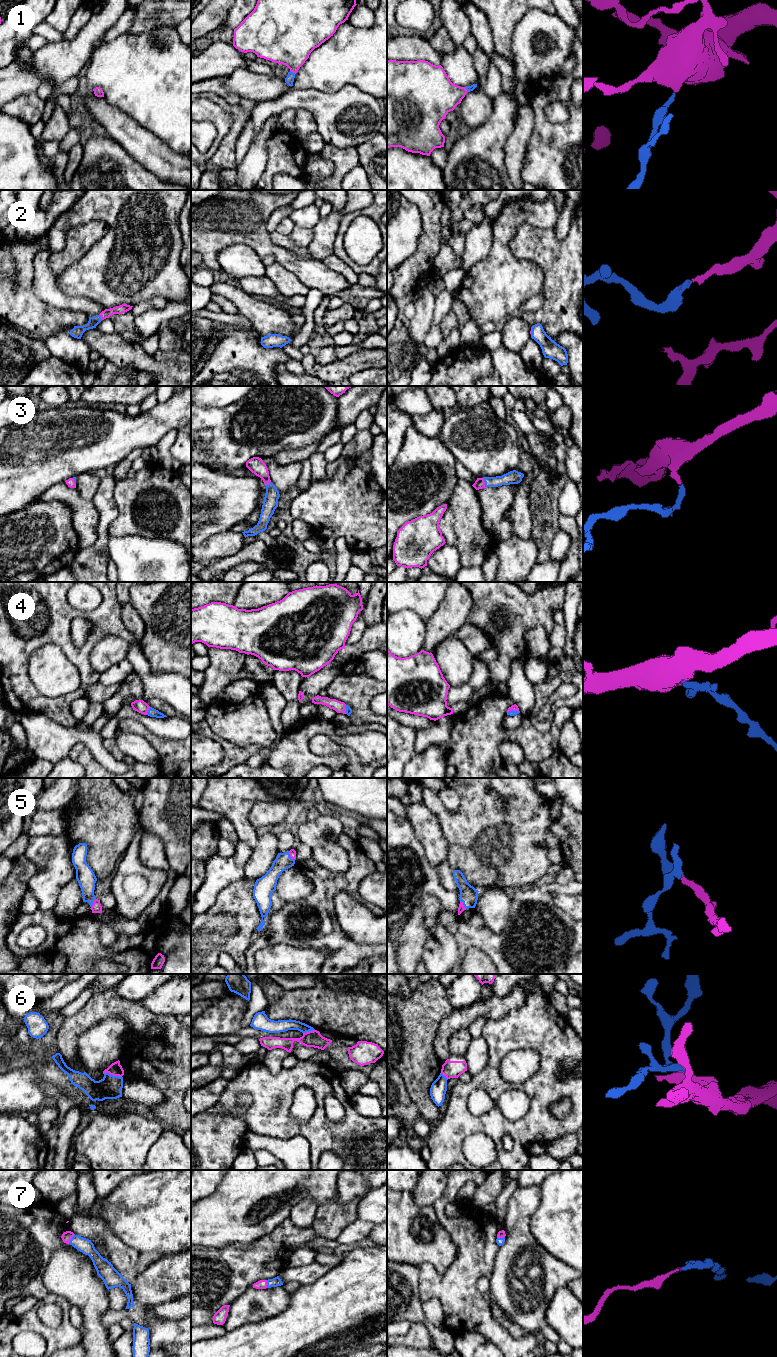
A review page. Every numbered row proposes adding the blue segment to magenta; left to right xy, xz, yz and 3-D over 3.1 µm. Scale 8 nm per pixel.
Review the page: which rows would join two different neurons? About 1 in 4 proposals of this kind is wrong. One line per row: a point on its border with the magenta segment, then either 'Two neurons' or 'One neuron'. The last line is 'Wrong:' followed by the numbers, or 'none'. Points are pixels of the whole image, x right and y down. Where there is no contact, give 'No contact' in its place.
1: Touches magenta at xz (293, 72). One neuron
2: Touches magenta at xy (101, 317). One neuron
3: Touches magenta at yz (484, 482). One neuron
4: Touches magenta at xy (147, 711). One neuron
5: Touches magenta at yz (463, 905). One neuron
6: Touches magenta at xy (112, 1074). Two neurons
7: Touches magenta at xy (70, 1239). One neuron
Wrong: 6

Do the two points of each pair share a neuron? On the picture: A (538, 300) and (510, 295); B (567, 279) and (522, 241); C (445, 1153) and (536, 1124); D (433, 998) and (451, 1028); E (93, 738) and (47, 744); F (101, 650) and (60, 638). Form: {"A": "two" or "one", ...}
{"A": "two", "B": "one", "C": "one", "D": "two", "E": "one", "F": "two"}

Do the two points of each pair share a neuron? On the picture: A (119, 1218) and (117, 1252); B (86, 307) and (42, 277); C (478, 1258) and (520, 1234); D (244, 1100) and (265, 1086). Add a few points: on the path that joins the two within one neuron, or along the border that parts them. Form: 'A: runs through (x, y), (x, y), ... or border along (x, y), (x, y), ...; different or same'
A: border along (103, 1220), (118, 1238), (137, 1252); different
B: runs through (74, 303), (64, 302), (51, 289); same
C: border along (499, 1246), (492, 1270); different
D: border along (248, 1093), (251, 1103), (244, 1111), (240, 1112); different

